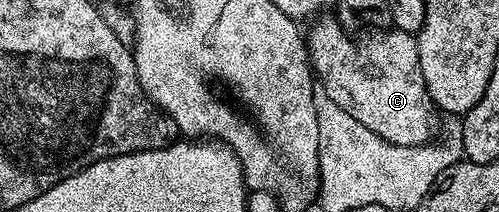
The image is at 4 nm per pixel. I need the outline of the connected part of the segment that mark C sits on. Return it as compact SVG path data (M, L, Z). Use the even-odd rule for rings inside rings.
M335 16L324 17L312 30L307 30L306 44L308 61L319 88L357 125L377 133L386 141L396 145L418 145L429 140L428 92L422 79L422 67L418 63L416 38L411 33L395 27L384 27L372 31L369 37L360 37L355 41L353 34L345 30Z

